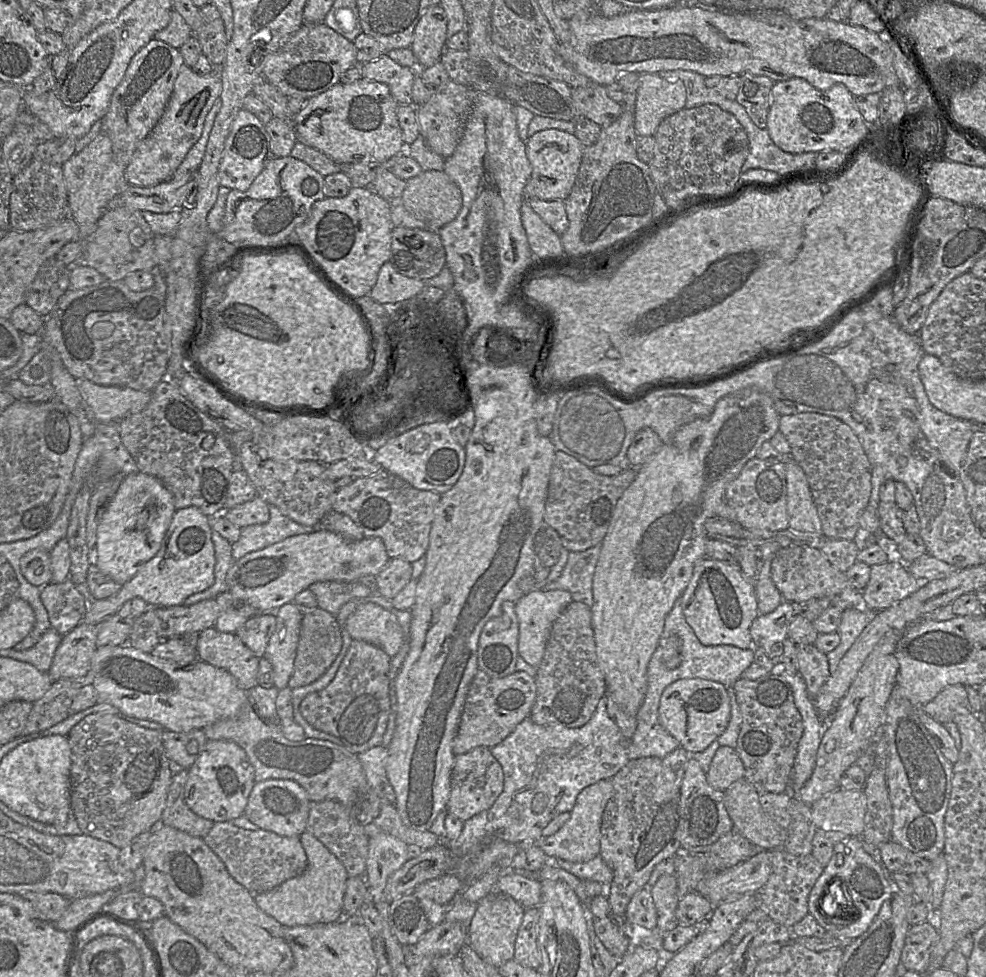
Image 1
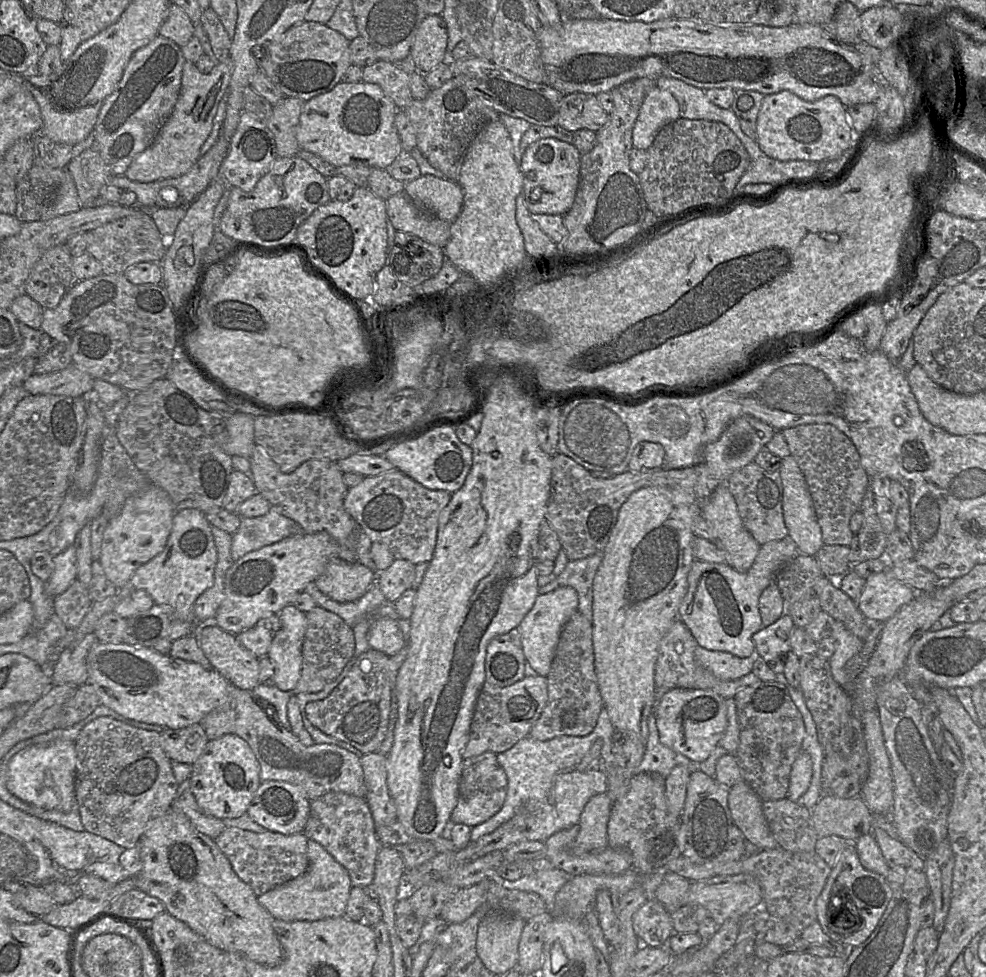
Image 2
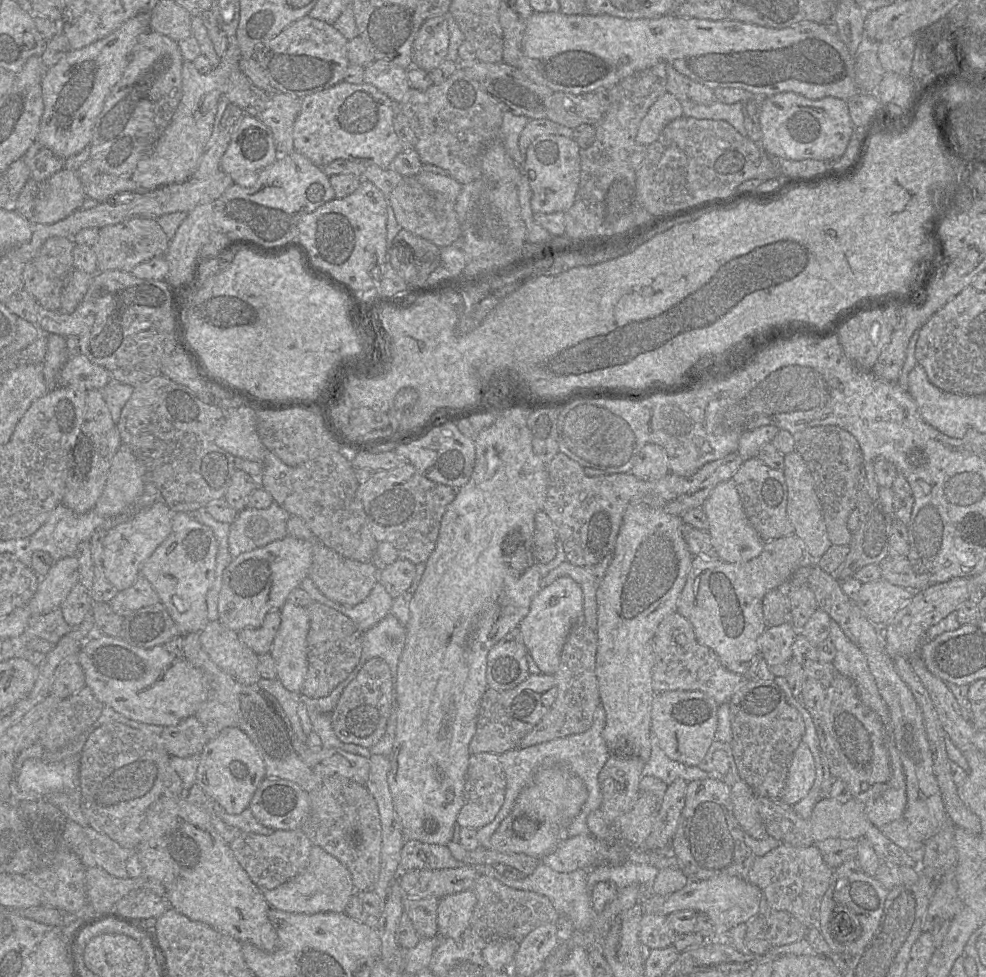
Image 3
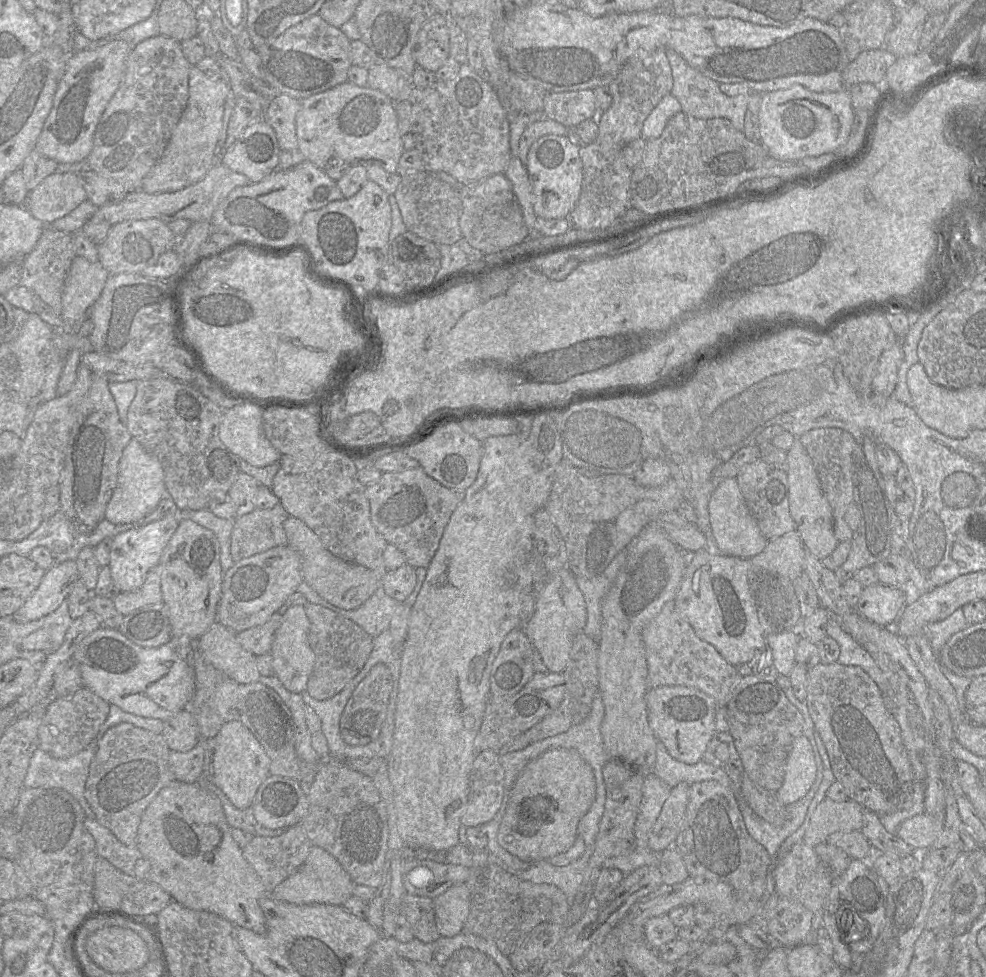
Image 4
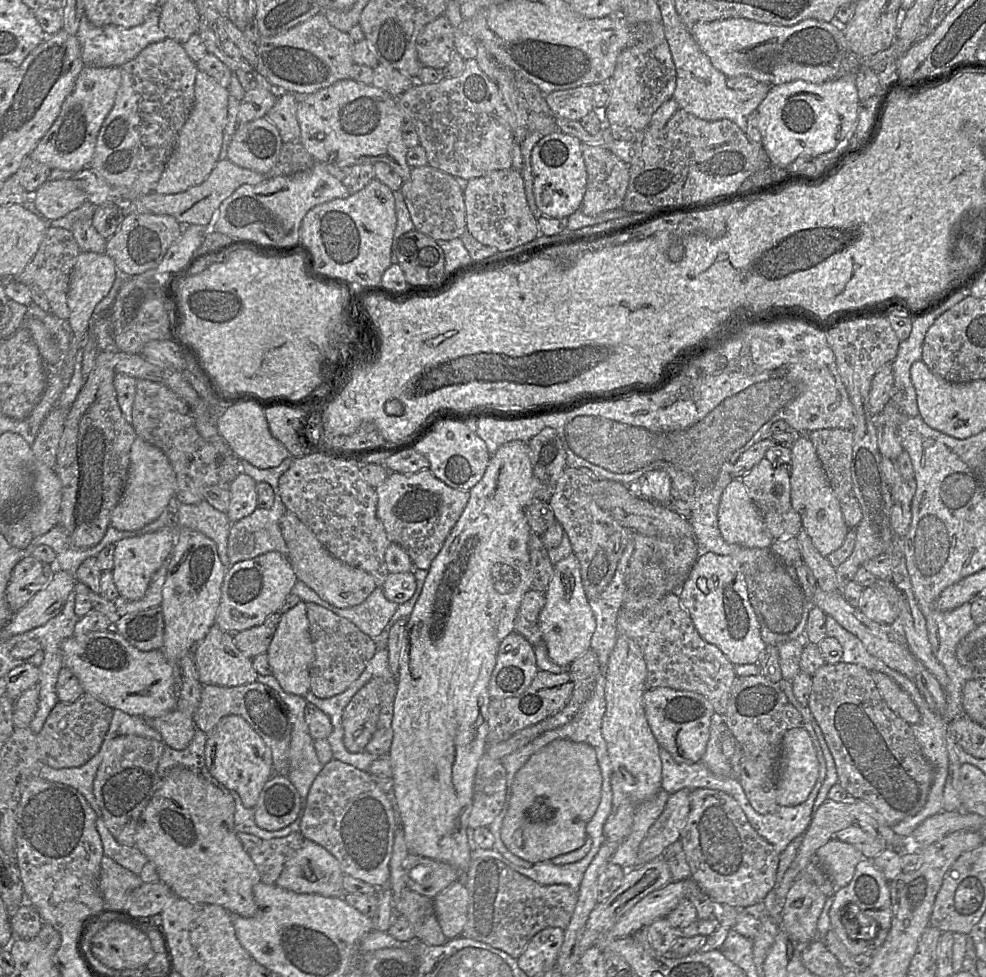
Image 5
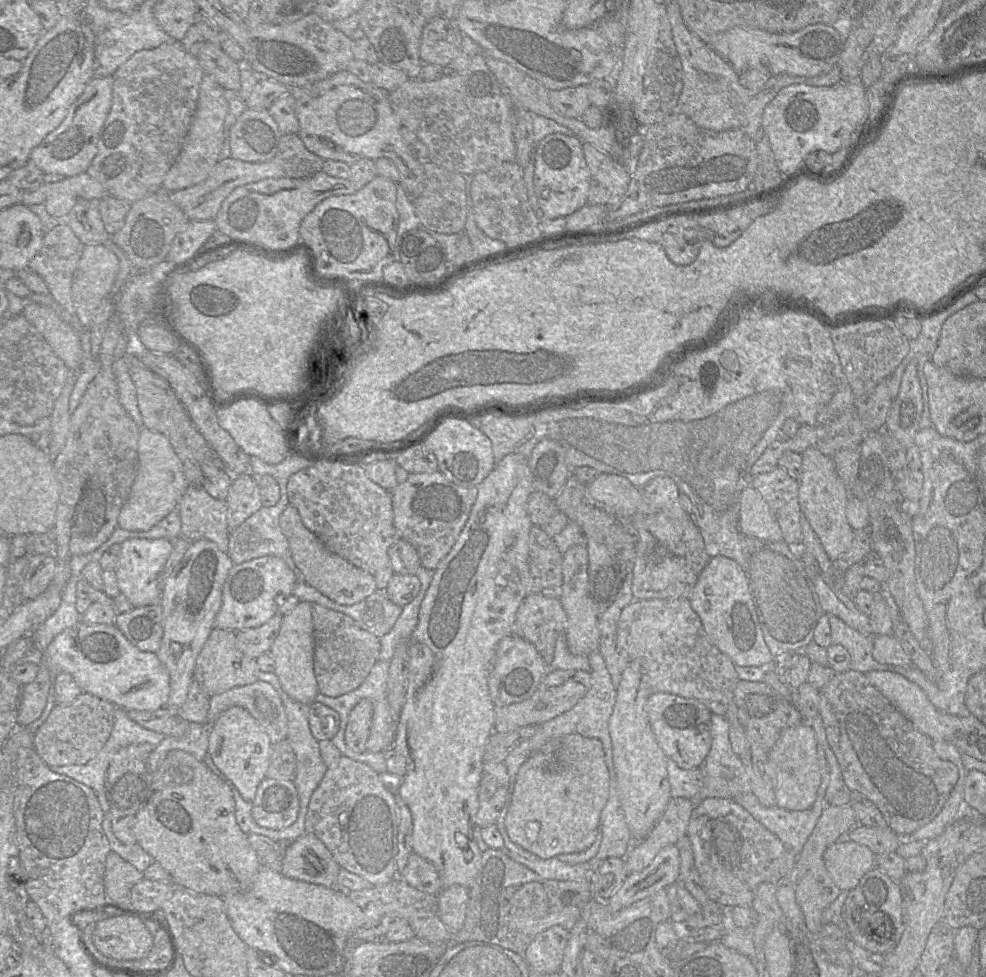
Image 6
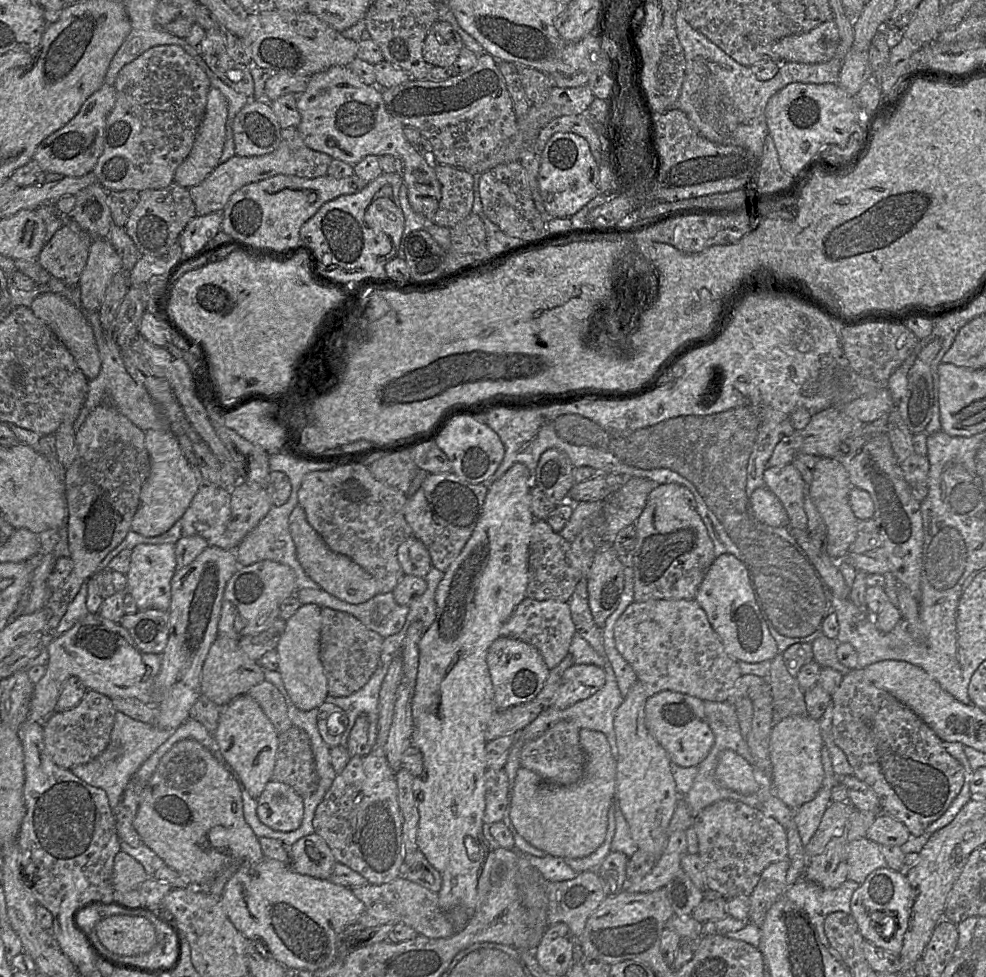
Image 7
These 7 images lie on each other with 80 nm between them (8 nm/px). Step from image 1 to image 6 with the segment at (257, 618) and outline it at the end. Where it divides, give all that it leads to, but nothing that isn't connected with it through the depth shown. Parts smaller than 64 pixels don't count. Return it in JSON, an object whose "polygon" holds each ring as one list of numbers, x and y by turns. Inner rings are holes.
{"polygon":[[277,613,260,627,236,632,237,648,248,657,256,660,262,654,270,651,279,634,281,623,282,616]]}

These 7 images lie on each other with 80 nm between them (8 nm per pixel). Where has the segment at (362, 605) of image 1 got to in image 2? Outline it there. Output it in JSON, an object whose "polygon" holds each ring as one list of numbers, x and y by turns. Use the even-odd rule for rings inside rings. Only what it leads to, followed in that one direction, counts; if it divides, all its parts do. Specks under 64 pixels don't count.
{"polygon":[[380,617,370,625,367,639,372,649,392,656,404,647,405,639,409,633,409,619,400,617,396,621,389,617]]}

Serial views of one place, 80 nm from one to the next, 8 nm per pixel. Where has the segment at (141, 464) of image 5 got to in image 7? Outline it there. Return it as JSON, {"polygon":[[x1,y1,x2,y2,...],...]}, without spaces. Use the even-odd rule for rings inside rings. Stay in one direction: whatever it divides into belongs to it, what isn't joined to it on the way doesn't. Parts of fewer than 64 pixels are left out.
{"polygon":[[169,429,145,431,145,446,150,457,150,472,144,482,131,530,156,536,168,530,185,513,199,487,199,470,186,458,178,438]]}

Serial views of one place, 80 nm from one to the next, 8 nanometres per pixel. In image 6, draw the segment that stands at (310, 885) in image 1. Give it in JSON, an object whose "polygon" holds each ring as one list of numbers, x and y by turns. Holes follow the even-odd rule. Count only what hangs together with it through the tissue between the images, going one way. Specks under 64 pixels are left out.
{"polygon":[[306,833,285,850,281,873,290,879,336,888,340,869,324,843]]}

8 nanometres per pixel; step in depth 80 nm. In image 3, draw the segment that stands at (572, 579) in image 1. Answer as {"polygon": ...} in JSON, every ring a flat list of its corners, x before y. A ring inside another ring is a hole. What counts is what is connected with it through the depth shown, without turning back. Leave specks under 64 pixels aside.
{"polygon":[[607,556,593,566,576,566,564,560,541,577,540,588,551,584,558,577,567,576,573,579,583,594,583,622,595,631,597,627,596,591,611,560,612,556]]}

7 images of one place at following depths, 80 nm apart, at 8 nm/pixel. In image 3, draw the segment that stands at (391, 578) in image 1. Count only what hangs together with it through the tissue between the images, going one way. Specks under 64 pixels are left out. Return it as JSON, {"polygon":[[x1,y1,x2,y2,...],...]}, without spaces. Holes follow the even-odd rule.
{"polygon":[[398,558,388,565,381,565,378,572,380,582,394,599,410,588,415,577,415,564,405,558]]}

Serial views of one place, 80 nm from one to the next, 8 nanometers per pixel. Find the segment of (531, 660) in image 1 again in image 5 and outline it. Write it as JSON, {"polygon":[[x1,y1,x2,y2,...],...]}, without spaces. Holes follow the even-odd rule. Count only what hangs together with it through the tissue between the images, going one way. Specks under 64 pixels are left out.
{"polygon":[[572,552,554,565,553,576,544,591,544,597,545,603,538,619,542,643,549,659,558,666,567,668,569,664,591,648,591,637,595,630,594,614,581,582,579,561]]}

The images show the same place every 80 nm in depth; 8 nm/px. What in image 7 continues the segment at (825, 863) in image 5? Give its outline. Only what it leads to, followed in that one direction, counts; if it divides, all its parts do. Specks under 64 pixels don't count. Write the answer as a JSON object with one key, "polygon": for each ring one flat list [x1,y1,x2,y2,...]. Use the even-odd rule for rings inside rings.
{"polygon":[[867,838,854,840,848,844,847,864,847,880,859,885,876,869,887,867,880,846]]}

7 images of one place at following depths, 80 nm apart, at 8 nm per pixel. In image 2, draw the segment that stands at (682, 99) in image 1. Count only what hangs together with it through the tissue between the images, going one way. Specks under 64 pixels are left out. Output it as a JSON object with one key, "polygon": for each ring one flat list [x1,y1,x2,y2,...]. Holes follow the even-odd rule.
{"polygon":[[653,87,646,94,633,127,633,148,648,150,660,130,678,118,679,104,674,96]]}

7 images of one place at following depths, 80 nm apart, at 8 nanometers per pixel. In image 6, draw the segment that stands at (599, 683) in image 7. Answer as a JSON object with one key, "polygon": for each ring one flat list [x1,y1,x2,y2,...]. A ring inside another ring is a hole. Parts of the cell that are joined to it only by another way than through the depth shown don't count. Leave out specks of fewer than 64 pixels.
{"polygon":[[551,669,541,680,535,693,528,699,495,707,494,732,508,733,525,726,540,725,570,710,587,692,591,672,583,670]]}

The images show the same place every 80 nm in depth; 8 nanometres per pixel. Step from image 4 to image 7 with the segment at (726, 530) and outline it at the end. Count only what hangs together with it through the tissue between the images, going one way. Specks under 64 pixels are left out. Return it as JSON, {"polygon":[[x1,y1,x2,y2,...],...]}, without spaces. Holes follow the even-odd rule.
{"polygon":[[766,487,753,491,750,507,759,522,771,527,788,527,788,517,781,502]]}

